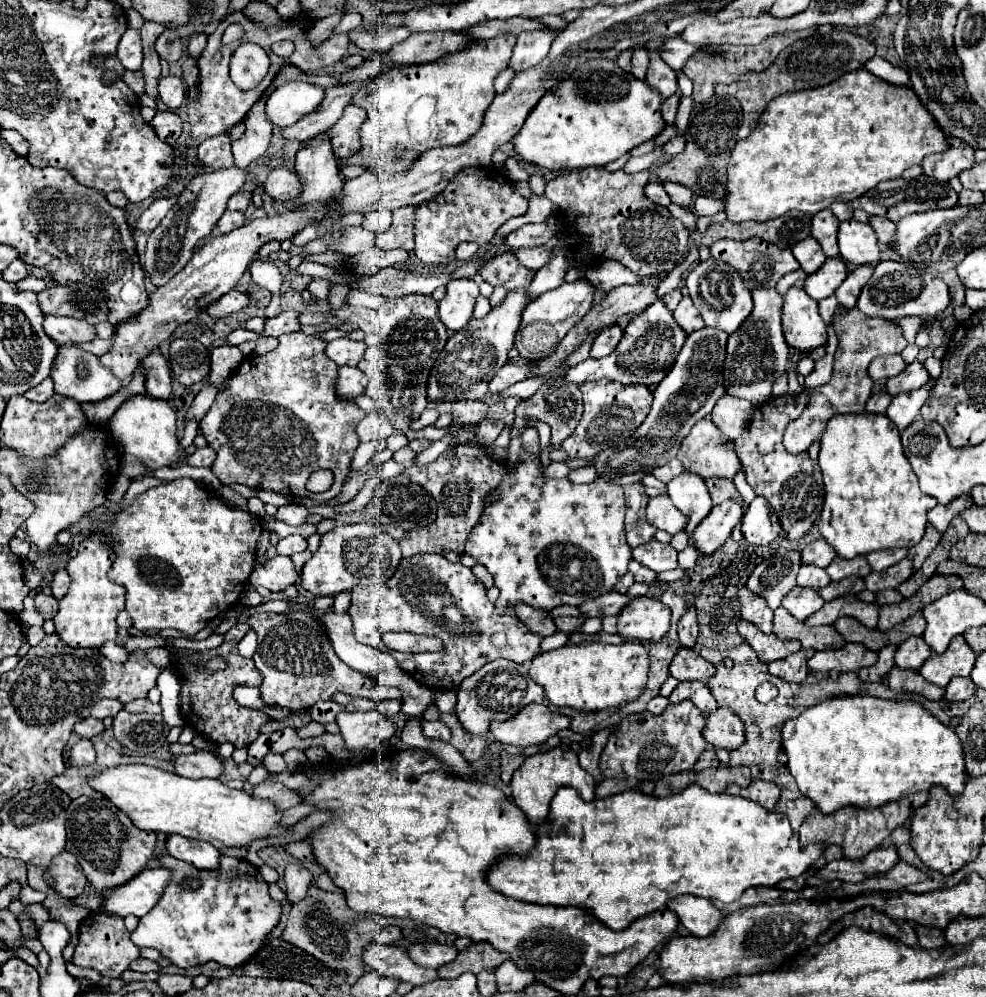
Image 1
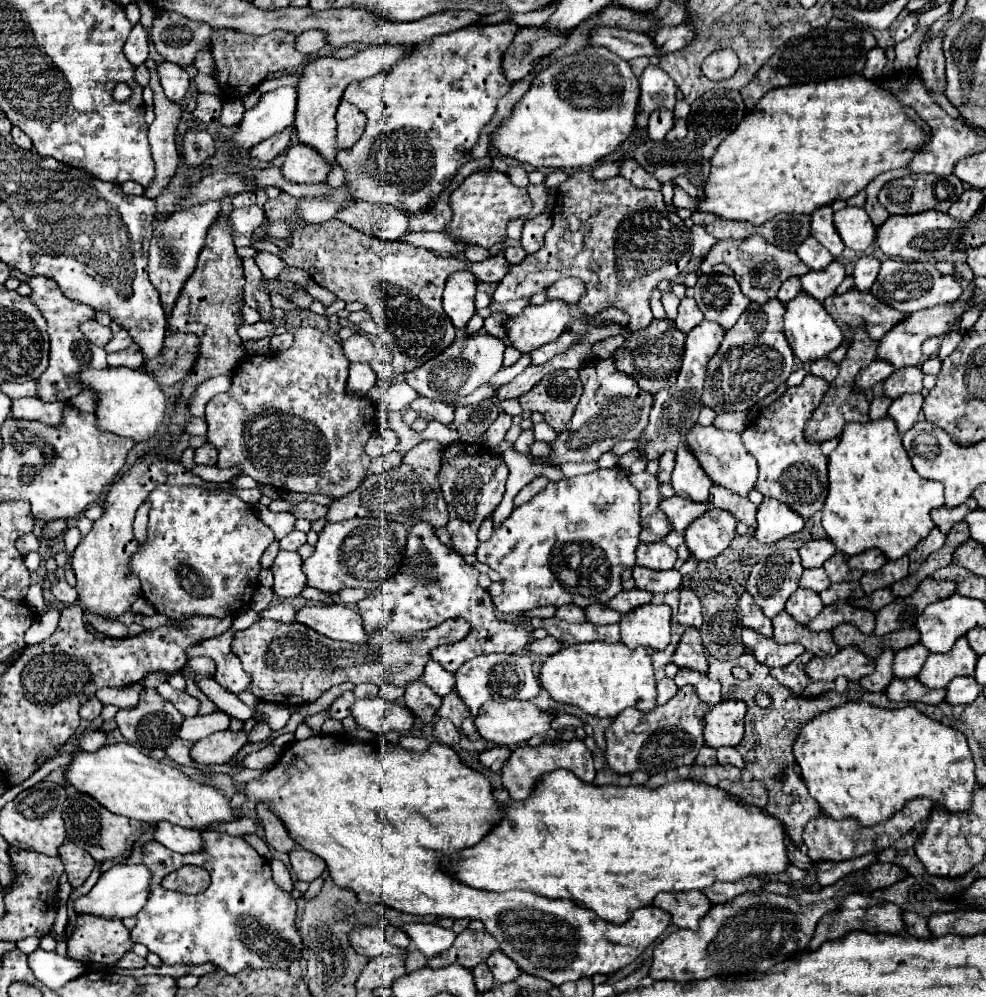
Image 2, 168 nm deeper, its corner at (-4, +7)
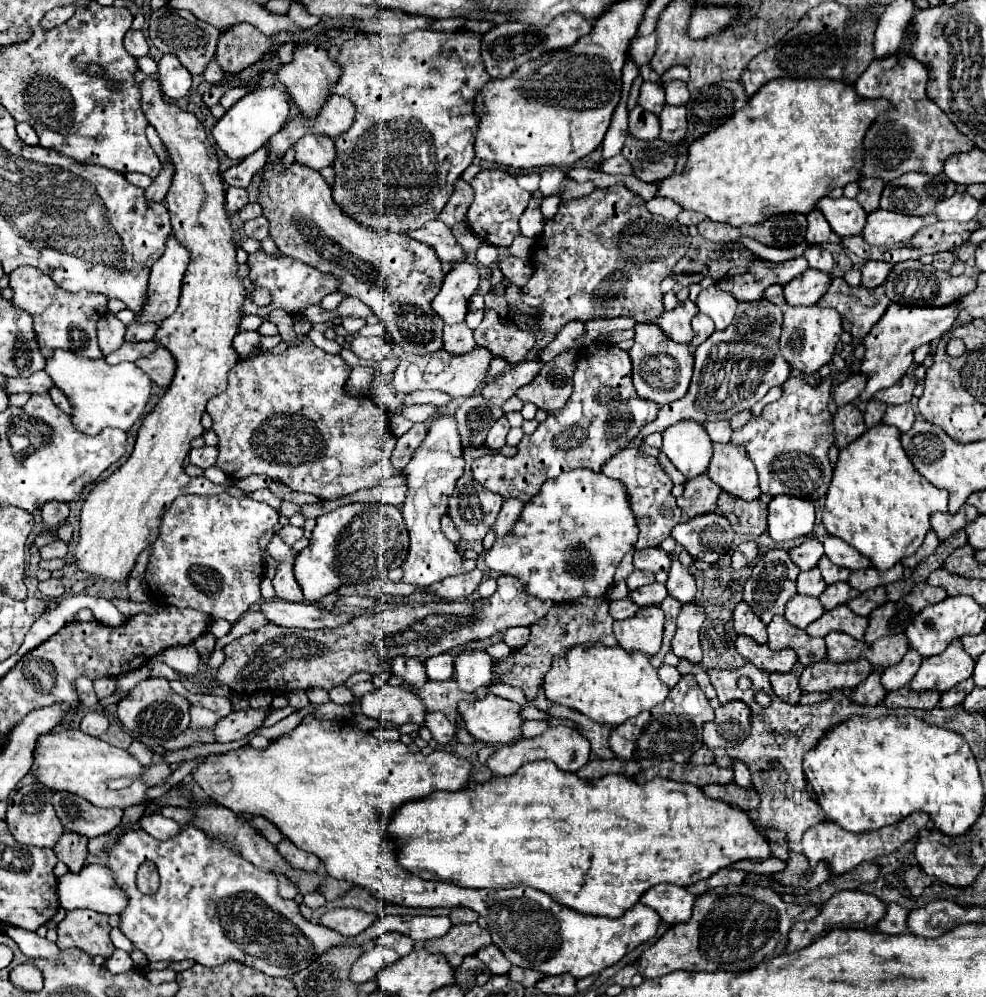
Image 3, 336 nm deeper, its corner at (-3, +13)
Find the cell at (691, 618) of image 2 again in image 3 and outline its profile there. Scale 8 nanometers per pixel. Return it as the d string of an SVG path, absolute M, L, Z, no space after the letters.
M671 554L671 570L669 570L669 578L667 578L665 586L669 590L669 596L677 598L681 604L693 602L693 596L695 596L695 578L679 562L677 554Z

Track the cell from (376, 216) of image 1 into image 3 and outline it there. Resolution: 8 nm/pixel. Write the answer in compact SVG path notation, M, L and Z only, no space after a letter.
M439 220L429 222L427 226L423 226L423 230L411 230L409 236L423 242L423 244L427 244L427 246L431 246L437 252L437 258L443 264L455 264L455 262L467 260L467 254L457 244L451 228L445 226Z

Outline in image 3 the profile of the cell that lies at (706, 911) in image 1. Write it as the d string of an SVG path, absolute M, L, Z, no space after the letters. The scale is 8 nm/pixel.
M659 884L647 890L639 902L653 908L659 918L667 924L679 924L691 918L691 908L697 896L687 892L685 888L671 886L671 884Z

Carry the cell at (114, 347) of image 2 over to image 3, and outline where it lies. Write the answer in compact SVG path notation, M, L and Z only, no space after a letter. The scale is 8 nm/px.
M149 322L149 324L129 324L127 326L127 334L125 340L127 342L143 342L143 340L153 340L153 334L157 330L157 324Z

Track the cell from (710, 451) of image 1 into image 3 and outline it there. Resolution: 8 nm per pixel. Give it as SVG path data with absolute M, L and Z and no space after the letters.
M733 442L713 444L713 458L707 474L715 484L721 486L723 492L741 500L751 502L763 494L755 466L751 466L751 460L747 454L743 454L743 448L735 446Z

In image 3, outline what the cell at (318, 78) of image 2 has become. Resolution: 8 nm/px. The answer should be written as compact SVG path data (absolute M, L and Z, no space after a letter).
M317 44L297 46L293 50L293 60L289 64L281 64L279 70L277 70L277 78L287 88L289 96L293 98L293 102L299 106L299 110L305 116L315 116L321 110L323 102L329 96L329 88L339 78L339 74L341 74L339 66L327 56L327 50L317 46Z

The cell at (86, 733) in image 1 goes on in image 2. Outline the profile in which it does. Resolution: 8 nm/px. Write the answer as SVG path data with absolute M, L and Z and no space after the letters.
M94 696L92 700L88 700L88 704L84 704L82 708L80 708L80 716L84 718L84 720L94 720L94 718L98 718L100 716L100 712L102 712L102 702Z

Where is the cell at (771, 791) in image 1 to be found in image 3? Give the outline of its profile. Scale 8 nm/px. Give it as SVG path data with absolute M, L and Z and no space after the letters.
M729 782L725 784L725 802L743 812L751 812L759 804L759 794L755 790L741 790L735 782Z

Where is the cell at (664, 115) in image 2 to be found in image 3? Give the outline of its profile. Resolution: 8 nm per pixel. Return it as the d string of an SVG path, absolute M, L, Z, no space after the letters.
M635 106L629 110L629 126L627 134L631 134L637 140L651 142L659 136L659 118L655 114L647 114L641 106Z

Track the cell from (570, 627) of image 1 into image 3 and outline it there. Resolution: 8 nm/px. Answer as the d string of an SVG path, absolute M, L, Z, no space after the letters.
M623 598L623 600L611 602L609 610L611 610L613 620L625 620L625 618L631 618L639 610L639 606L631 598Z

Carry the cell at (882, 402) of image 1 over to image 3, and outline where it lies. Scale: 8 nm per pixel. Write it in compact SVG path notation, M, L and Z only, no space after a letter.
M871 400L871 402L867 404L867 410L865 410L865 426L867 426L867 428L877 426L877 424L881 422L883 414L885 414L885 408L887 408L887 406L883 406L883 402Z

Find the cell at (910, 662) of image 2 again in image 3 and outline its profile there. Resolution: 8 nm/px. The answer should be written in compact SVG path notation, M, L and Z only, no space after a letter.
M909 650L897 666L883 670L883 674L881 674L883 688L887 692L891 692L891 690L899 690L899 688L907 686L911 682L911 678L915 676L915 672L919 670L921 660L923 658L919 658L919 654L915 654L913 650Z

